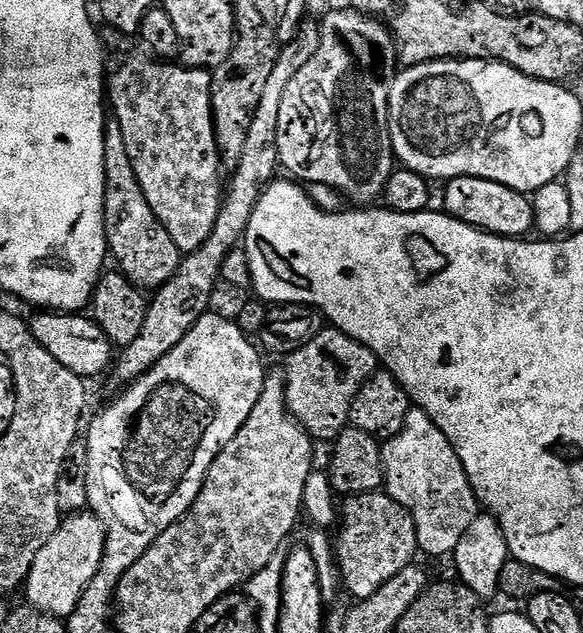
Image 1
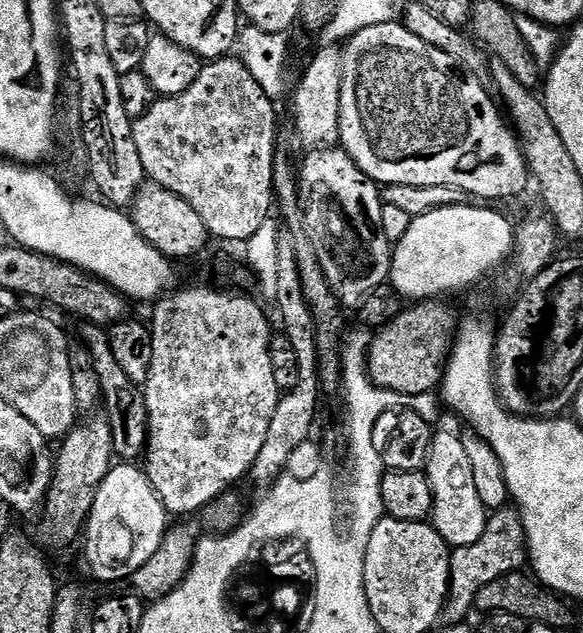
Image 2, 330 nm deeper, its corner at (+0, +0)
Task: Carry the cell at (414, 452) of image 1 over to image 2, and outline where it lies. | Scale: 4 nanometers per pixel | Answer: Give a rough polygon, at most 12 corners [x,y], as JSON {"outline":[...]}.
{"outline":[[464,441],[428,447],[430,523],[452,548],[482,538],[482,506]]}

